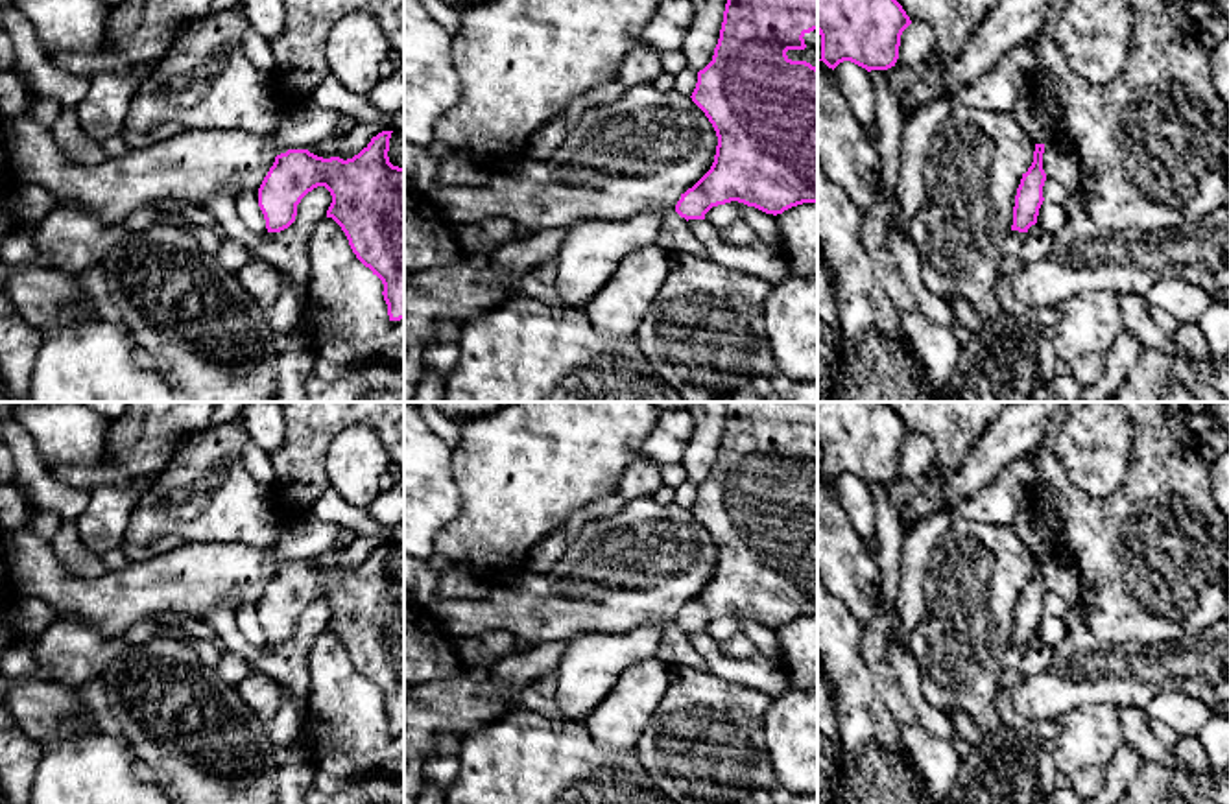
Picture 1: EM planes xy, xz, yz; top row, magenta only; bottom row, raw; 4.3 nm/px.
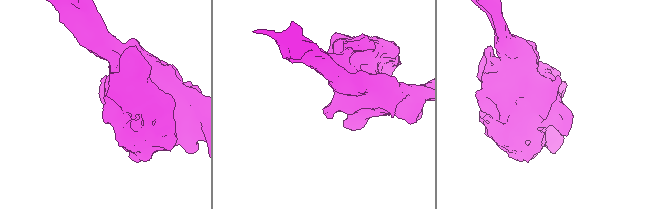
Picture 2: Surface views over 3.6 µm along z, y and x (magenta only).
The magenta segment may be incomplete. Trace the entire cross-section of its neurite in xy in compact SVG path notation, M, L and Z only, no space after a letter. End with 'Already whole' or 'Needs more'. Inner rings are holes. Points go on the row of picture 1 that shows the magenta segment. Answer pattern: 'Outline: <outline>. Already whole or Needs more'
Outline: M378 133L347 160L323 159L308 149L288 149L277 155L258 188L258 207L268 232L280 232L295 221L301 199L314 188L325 186L332 195L327 218L341 227L356 258L382 280L389 321L400 321L404 319L404 166L389 162L391 133Z. Already whole

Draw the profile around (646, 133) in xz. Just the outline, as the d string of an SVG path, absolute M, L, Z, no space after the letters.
M650 83L627 89L609 105L587 109L554 149L550 160L524 157L498 164L483 186L432 186L430 201L456 225L474 225L491 218L507 218L517 227L539 232L552 227L568 227L581 219L624 219L642 212L675 208L681 195L692 188L712 166L718 136L705 112L675 90L661 92Z

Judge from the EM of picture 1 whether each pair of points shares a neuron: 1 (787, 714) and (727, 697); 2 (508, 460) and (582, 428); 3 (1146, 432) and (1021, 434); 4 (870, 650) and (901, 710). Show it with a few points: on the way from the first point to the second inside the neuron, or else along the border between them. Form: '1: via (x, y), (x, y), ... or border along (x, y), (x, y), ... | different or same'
1: border along (772, 699), (764, 714), (764, 747), (768, 753) | different
2: via (526, 460), (539, 460), (563, 443) | same
3: border along (1045, 434), (1030, 450) | different
4: via (879, 664), (894, 696) | same

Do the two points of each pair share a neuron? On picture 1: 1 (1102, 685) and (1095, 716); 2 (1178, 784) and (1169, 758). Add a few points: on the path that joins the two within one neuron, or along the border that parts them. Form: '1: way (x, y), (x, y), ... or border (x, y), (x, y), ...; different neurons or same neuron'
1: border (1117, 705), (1082, 703), (1069, 709), (1058, 720); different neurons
2: border (1145, 758), (1180, 769), (1194, 784); different neurons

